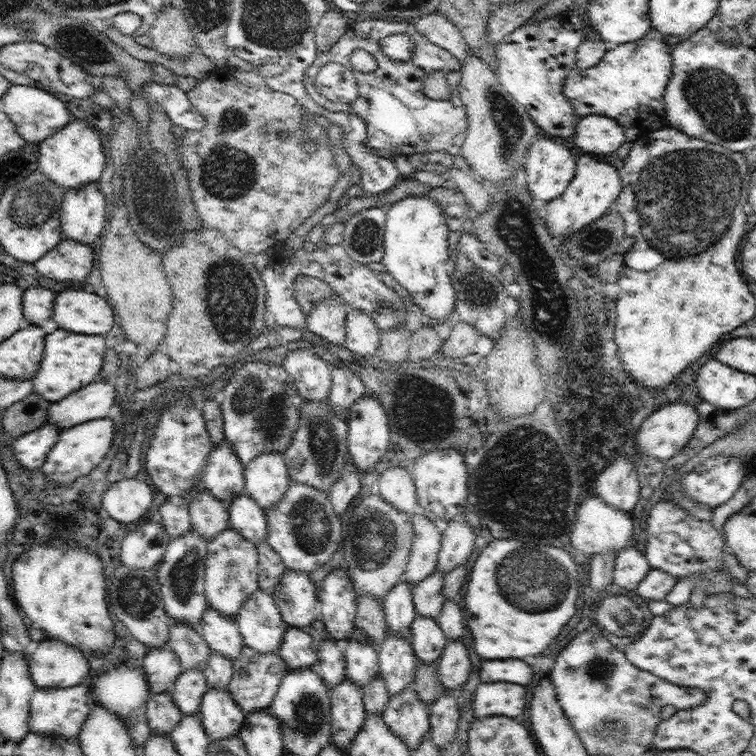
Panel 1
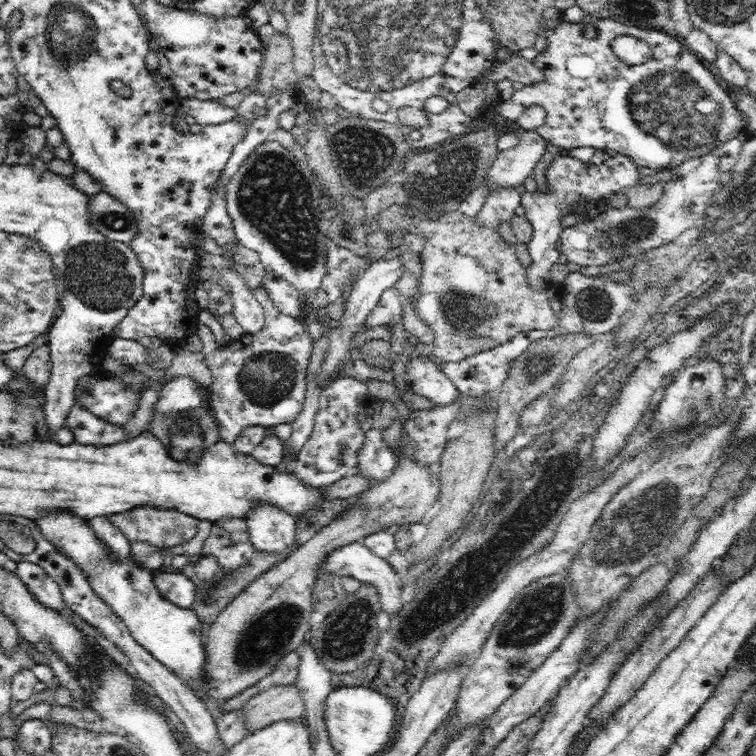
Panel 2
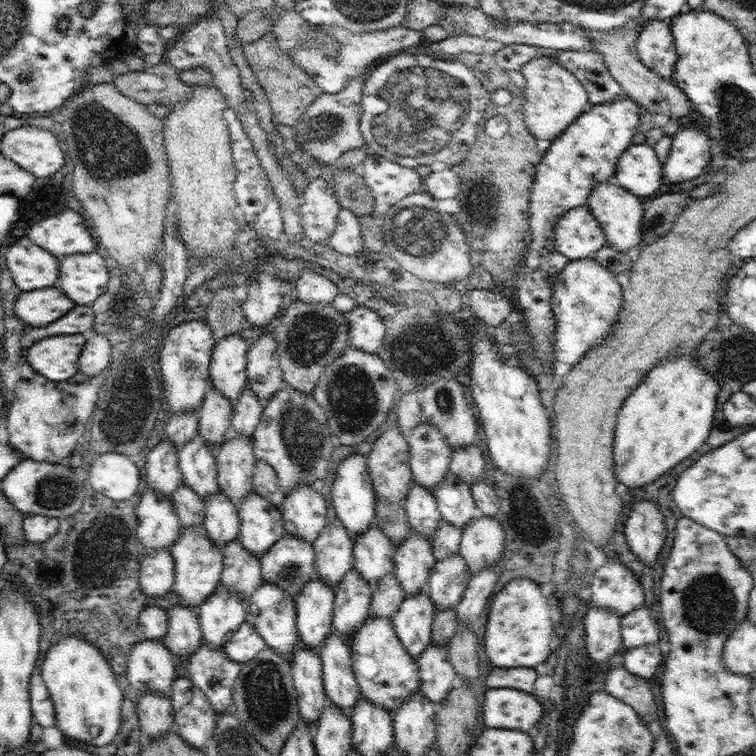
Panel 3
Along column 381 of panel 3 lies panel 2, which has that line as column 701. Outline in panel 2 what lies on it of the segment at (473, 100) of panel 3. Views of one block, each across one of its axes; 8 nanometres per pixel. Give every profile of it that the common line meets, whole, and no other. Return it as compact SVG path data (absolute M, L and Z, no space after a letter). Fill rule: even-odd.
M584 17L579 23L561 20L552 29L544 28L543 33L546 36L547 48L537 54L534 62L538 70L545 74L545 79L515 90L506 102L500 102L496 109L509 122L513 122L518 120L527 107L544 107L548 113L546 123L535 132L546 142L568 150L581 147L602 151L613 149L618 154L634 159L639 168L670 171L680 166L684 159L710 154L732 136L746 136L747 118L737 110L734 102L735 92L745 89L729 84L726 89L722 89L708 71L708 65L677 36L656 29L646 30L634 24L626 25L610 17ZM588 24L596 28L596 38L584 36L584 28ZM624 34L645 40L651 48L651 58L639 65L628 65L616 57L610 42Z

